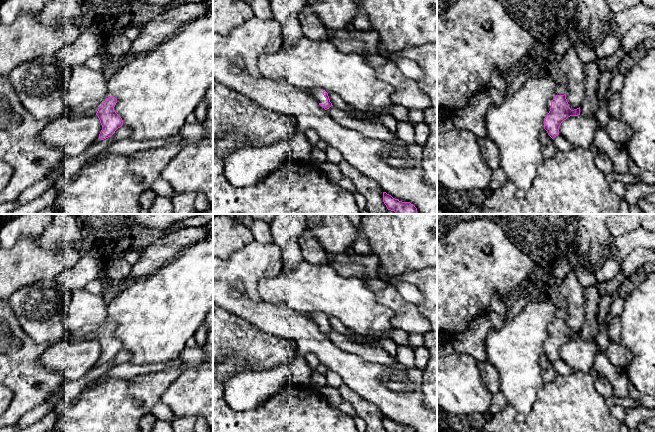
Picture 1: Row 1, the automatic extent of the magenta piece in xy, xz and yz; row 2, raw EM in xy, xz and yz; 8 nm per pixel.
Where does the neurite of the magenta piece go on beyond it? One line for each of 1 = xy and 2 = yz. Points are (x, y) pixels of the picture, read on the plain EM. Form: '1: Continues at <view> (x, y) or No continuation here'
1: Continues at xy (87, 313)
2: Continues at yz (561, 313)

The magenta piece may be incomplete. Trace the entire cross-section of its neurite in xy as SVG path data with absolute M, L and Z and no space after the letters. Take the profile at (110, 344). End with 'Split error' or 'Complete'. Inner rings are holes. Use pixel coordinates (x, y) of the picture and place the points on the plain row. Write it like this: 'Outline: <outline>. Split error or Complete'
Outline: M86 289L73 290L70 293L69 310L66 318L66 331L74 338L81 338L92 332L98 332L96 339L102 349L99 363L111 361L123 349L122 342L115 336L115 321L107 320L107 305L101 295L94 295Z. Split error

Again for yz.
Outline: M557 307L556 320L551 326L551 332L547 340L544 342L544 353L553 363L559 359L559 351L561 347L570 340L580 339L580 331L571 334L566 323L568 311Z. Split error

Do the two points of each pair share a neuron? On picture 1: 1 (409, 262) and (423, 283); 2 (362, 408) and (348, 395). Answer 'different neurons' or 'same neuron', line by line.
1: different neurons
2: same neuron

